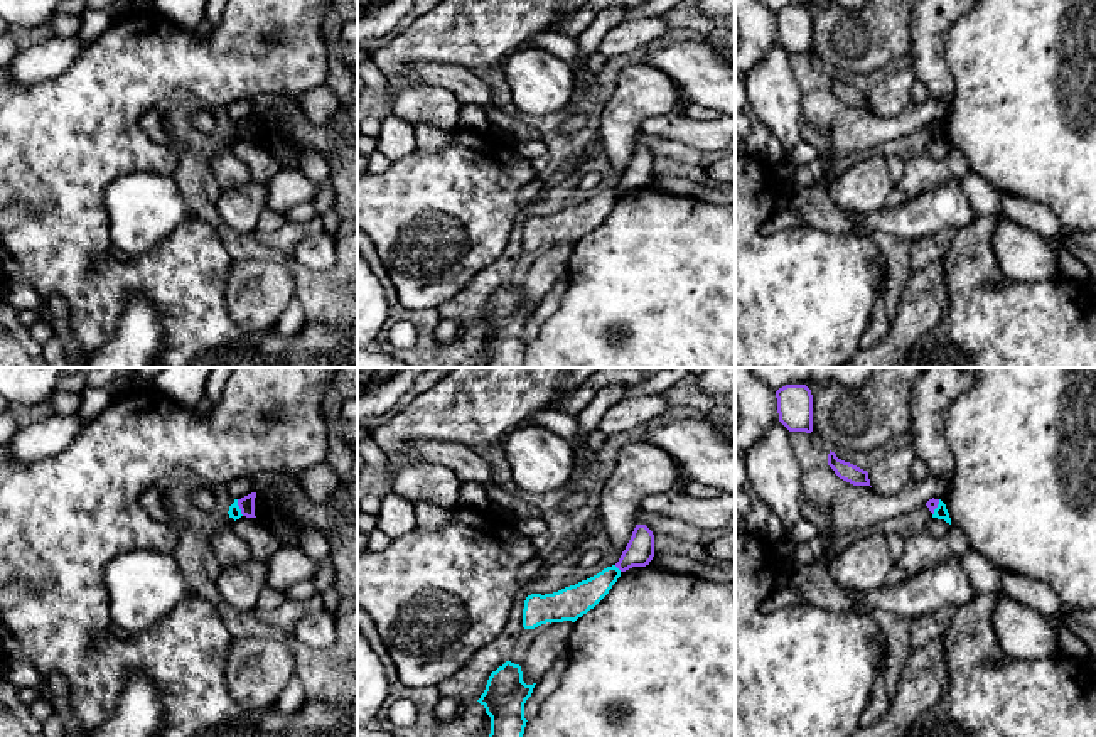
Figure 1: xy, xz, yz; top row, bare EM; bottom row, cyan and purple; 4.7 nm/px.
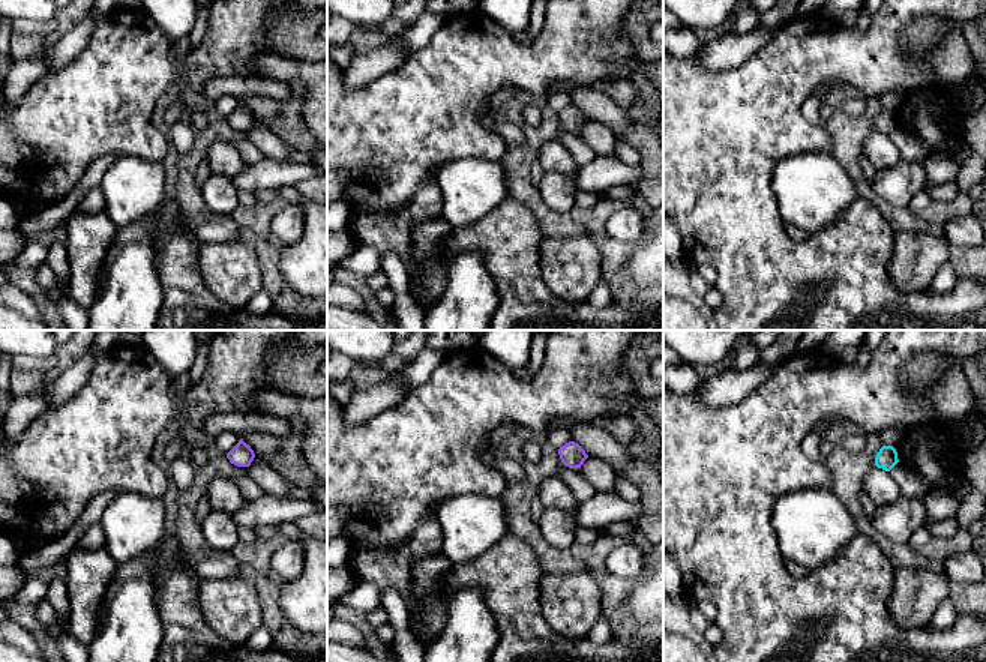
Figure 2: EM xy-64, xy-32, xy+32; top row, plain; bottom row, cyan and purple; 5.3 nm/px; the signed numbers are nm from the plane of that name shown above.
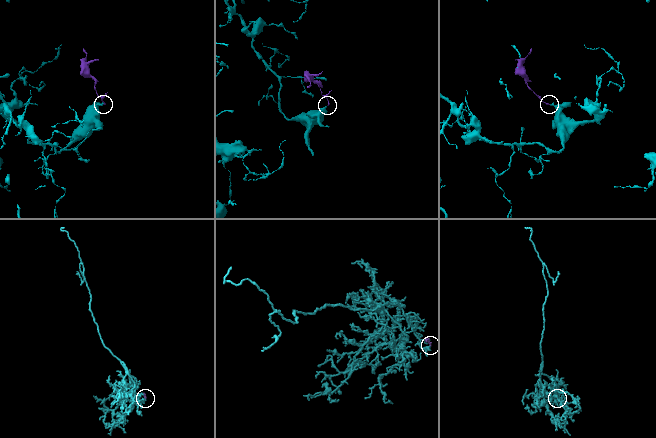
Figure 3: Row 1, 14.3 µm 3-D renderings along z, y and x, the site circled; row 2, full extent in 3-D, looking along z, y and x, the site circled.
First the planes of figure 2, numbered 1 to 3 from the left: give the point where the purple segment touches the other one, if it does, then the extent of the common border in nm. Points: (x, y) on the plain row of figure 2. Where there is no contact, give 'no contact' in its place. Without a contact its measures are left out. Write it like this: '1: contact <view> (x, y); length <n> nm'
1: no contact
2: no contact
3: no contact

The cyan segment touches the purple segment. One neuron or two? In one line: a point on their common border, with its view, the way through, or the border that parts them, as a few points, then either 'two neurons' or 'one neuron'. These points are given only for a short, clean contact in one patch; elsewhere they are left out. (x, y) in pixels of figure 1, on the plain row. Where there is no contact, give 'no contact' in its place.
contact xy (238, 130); border xy (236, 122), (243, 137); two neurons

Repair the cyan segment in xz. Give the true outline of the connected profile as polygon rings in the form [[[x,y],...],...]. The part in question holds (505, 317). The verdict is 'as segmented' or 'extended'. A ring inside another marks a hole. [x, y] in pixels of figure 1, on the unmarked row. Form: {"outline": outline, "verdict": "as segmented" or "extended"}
{"outline": [[[506,283],[491,295],[486,312],[477,322],[491,339],[491,356],[486,368],[521,368],[526,349],[524,325],[533,307],[523,304],[519,287]]], "verdict": "as segmented"}

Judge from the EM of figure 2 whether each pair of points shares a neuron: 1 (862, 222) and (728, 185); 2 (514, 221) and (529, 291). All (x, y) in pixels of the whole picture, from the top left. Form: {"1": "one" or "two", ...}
{"1": "one", "2": "one"}

